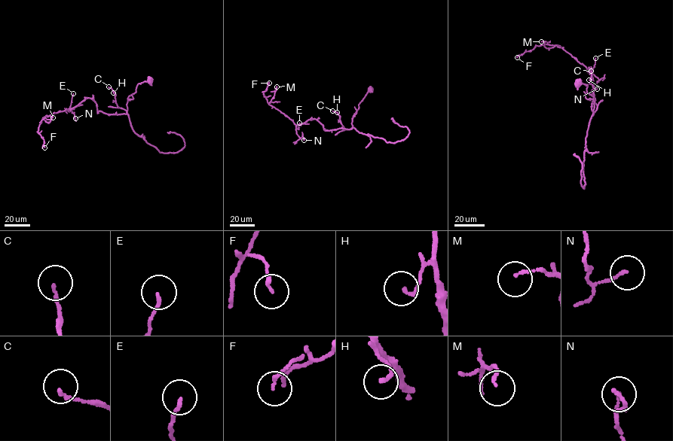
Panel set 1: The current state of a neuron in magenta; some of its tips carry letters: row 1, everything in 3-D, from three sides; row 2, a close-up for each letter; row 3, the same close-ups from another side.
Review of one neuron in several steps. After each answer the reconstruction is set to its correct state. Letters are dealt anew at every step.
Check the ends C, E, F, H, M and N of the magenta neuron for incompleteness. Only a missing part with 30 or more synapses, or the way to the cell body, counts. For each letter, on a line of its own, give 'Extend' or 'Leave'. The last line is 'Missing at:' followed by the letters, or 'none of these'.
C: Leave
E: Leave
F: Leave
H: Leave
M: Leave
N: Leave
Missing at: none of these

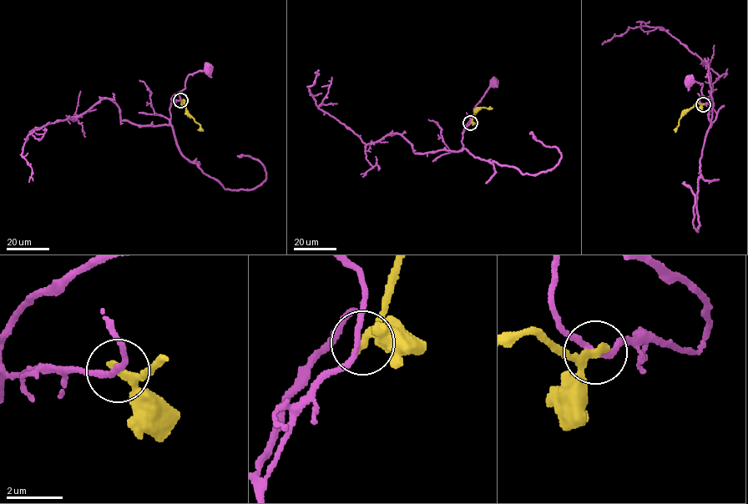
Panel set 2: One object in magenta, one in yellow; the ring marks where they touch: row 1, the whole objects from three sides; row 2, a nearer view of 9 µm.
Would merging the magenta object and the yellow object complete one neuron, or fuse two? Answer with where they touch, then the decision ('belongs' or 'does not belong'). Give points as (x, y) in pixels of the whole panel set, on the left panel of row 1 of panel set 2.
place (180, 100); does not belong

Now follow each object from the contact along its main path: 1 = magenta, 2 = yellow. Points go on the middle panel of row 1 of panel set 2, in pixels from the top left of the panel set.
1: (470, 123), (462, 133), (474, 113), (475, 106), (493, 83)
2: (470, 123), (476, 110), (482, 108), (492, 108)

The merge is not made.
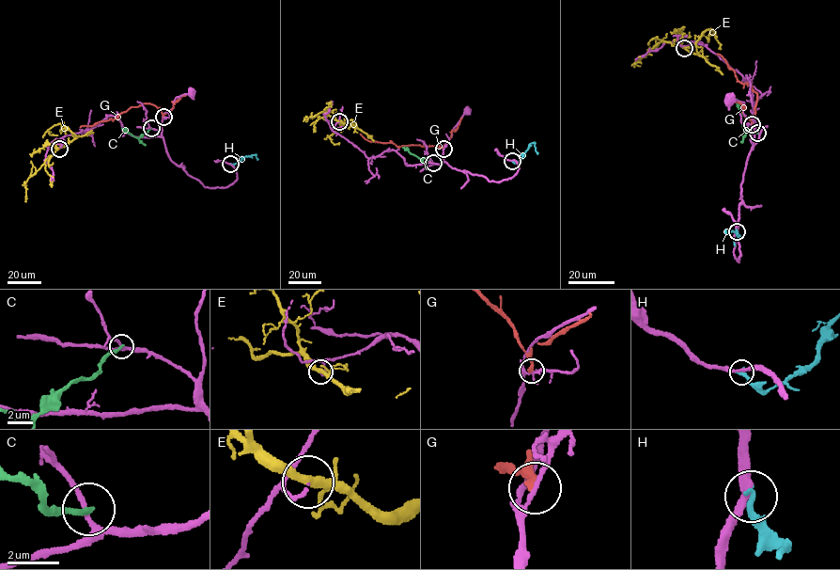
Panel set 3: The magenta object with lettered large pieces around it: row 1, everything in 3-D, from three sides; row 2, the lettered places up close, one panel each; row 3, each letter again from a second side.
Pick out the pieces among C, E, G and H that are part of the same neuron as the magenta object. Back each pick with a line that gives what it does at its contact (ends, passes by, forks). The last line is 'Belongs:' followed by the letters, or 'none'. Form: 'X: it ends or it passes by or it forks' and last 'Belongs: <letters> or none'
Belongs: none

